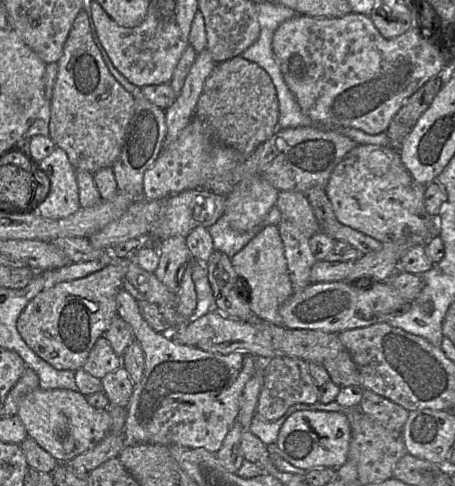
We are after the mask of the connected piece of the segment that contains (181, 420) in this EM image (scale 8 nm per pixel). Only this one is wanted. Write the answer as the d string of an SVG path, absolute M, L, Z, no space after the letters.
M121 288L116 297L117 315L131 328L133 338L144 353L145 369L142 379L134 385L127 406L125 447L141 443L164 446L178 445L188 448L204 448L217 453L232 426L237 422L243 389L255 371L261 366L257 357L247 352L229 354L212 353L180 344L168 334L154 331L143 319L138 301Z

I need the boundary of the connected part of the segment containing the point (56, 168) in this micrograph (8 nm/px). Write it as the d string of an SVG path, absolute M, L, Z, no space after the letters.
M56 147L54 151L41 162L40 167L45 172L46 177L50 181L50 189L47 197L41 201L38 208L38 214L47 219L66 218L79 210L79 192L76 179L76 170L70 163L66 152Z

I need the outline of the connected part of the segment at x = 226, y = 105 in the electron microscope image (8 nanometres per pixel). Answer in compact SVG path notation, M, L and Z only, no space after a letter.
M241 55L217 63L206 79L195 116L212 129L216 141L243 153L252 151L277 131L279 103L269 74Z

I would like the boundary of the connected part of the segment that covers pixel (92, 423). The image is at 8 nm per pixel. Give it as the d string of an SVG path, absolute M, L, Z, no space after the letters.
M36 388L21 400L17 415L28 437L34 439L58 463L67 463L100 442L111 425L108 409L94 408L80 392L67 389Z

